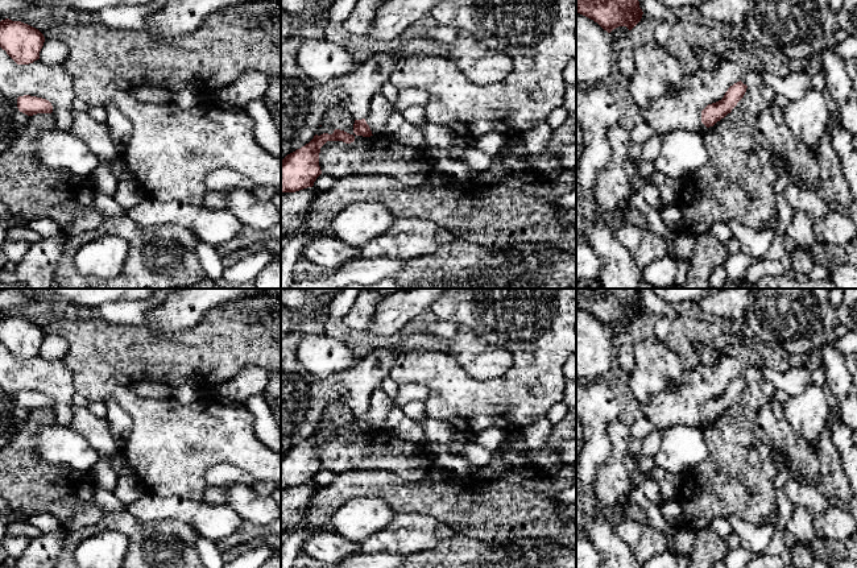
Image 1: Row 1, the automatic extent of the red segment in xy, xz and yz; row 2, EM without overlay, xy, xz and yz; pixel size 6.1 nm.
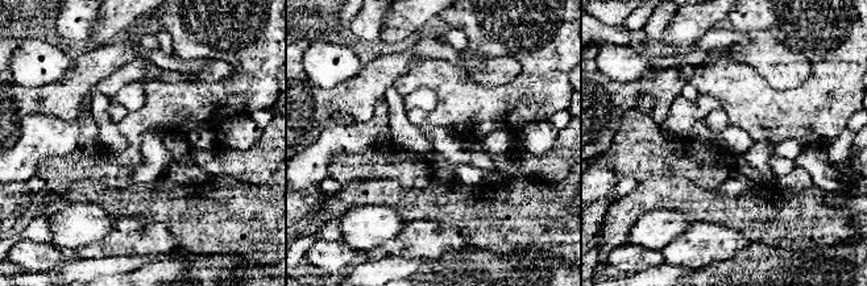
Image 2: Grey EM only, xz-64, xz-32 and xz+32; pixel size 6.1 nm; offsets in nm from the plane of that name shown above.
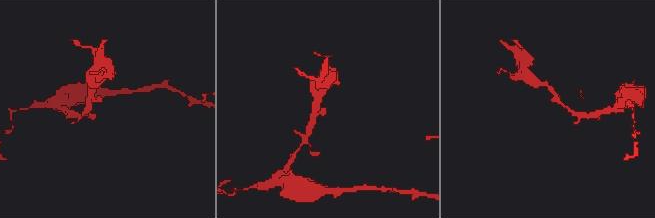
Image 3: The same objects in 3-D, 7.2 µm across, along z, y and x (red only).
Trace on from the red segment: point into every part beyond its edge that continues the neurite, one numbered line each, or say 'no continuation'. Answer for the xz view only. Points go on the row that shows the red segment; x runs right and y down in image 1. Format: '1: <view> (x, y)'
1: xz (380, 110)

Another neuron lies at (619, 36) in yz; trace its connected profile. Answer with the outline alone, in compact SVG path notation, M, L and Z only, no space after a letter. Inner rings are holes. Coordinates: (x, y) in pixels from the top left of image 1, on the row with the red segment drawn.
M618 26L609 33L617 49L628 43L628 33L629 29L626 26Z

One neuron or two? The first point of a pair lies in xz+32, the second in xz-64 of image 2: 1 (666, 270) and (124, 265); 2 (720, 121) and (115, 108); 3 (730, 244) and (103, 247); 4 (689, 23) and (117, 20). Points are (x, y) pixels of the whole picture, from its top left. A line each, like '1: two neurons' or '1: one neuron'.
1: one neuron
2: one neuron
3: one neuron
4: one neuron

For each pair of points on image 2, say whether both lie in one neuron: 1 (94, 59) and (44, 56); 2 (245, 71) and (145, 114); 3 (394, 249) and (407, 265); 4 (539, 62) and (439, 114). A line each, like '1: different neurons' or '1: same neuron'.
1: different neurons
2: same neuron
3: different neurons
4: same neuron

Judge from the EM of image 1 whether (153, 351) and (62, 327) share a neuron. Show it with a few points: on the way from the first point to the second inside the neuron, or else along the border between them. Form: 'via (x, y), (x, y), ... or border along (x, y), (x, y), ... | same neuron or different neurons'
via (131, 351), (99, 351), (85, 336) | same neuron

